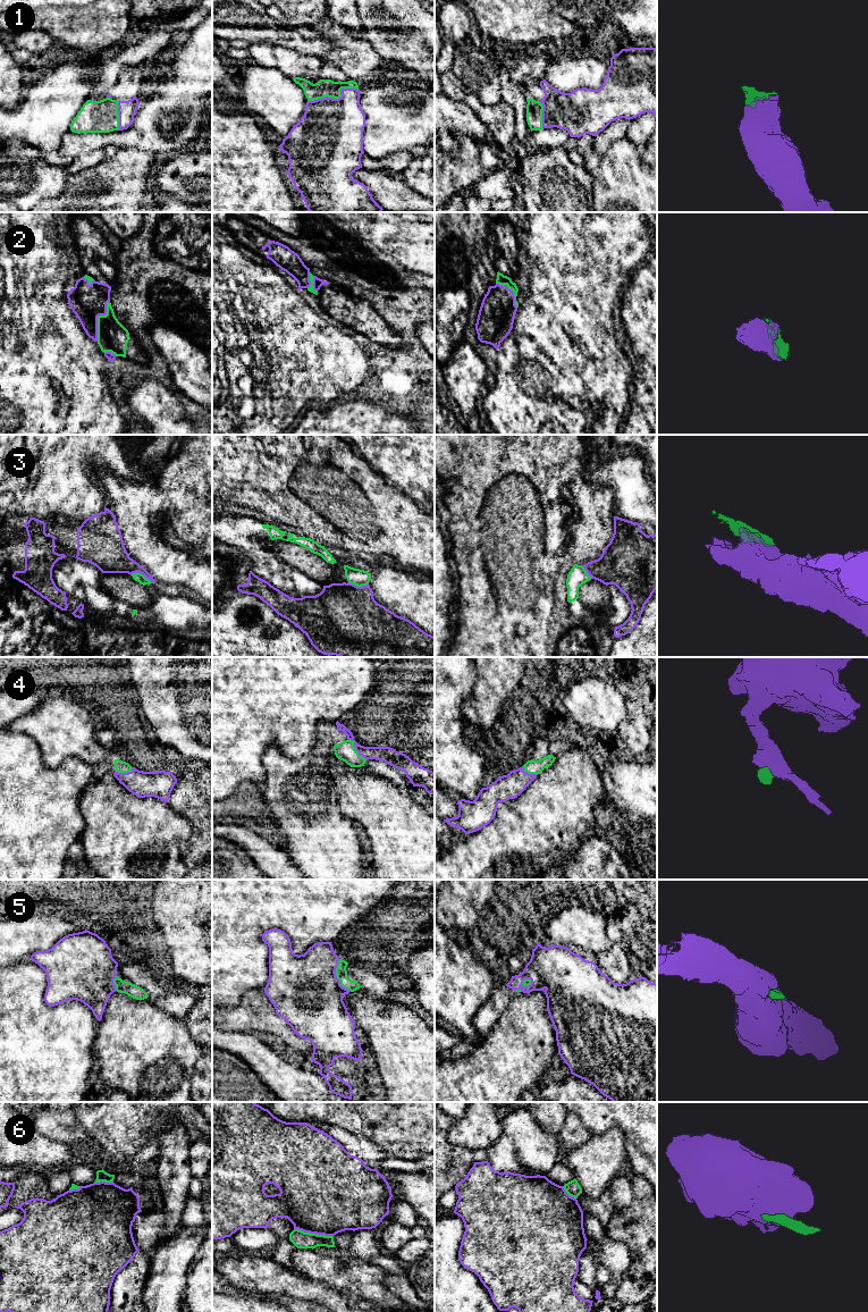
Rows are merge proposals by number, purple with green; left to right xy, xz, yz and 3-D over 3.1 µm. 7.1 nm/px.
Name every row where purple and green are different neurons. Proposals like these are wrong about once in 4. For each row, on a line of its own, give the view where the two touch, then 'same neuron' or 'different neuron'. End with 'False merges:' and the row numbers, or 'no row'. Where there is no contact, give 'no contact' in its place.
1: contact in xz; same neuron
2: contact in xy; same neuron
3: contact in xy; different neuron
4: contact in xz; same neuron
5: contact in xz; same neuron
6: contact in xz; different neuron
False merges: 3, 6

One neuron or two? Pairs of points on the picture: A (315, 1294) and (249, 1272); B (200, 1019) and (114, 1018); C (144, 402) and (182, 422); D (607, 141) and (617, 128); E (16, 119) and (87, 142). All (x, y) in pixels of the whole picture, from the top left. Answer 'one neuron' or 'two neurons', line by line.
A: one neuron
B: two neurons
C: one neuron
D: one neuron
E: two neurons

